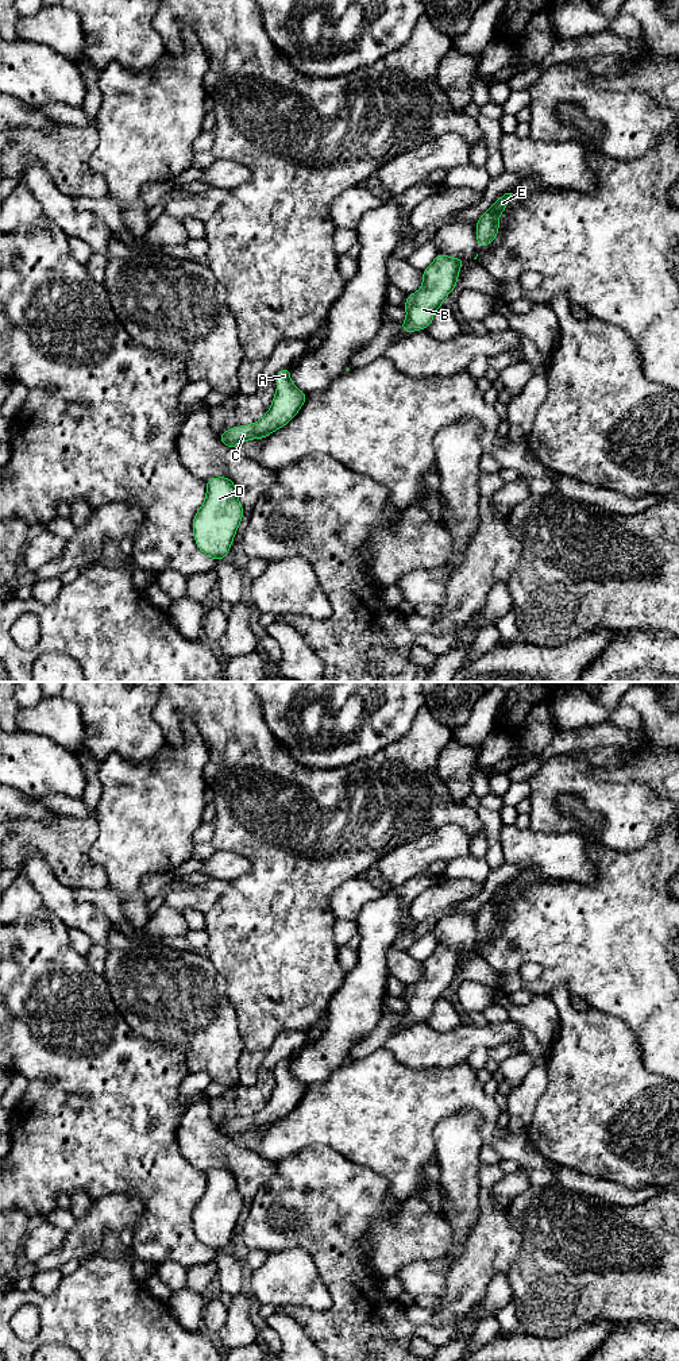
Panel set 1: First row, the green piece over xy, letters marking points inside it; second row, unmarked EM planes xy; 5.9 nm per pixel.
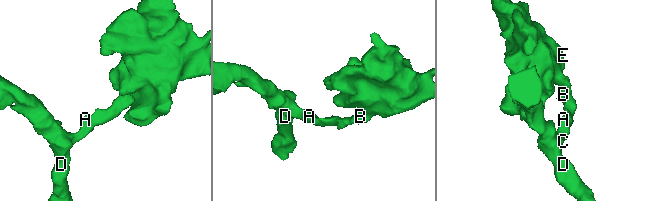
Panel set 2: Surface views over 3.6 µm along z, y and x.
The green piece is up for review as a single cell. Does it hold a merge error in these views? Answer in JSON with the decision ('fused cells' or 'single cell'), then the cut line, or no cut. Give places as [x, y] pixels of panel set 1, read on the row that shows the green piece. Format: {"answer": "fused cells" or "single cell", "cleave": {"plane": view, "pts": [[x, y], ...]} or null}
{"answer": "single cell", "cleave": null}

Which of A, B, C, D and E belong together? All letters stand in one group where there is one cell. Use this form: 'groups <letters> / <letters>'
groups A B C D E

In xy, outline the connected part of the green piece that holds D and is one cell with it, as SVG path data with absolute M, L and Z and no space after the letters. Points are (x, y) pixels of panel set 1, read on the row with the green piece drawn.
M228 477L207 479L205 501L192 524L198 550L215 560L225 559L243 514L236 486Z

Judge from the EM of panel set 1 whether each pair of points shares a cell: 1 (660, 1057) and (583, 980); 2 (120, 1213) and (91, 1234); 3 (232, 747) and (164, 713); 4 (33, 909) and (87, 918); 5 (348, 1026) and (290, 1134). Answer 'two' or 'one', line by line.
1: one
2: one
3: one
4: two
5: two

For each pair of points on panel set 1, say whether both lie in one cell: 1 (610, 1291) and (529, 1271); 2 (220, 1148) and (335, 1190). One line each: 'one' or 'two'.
1: one
2: two

